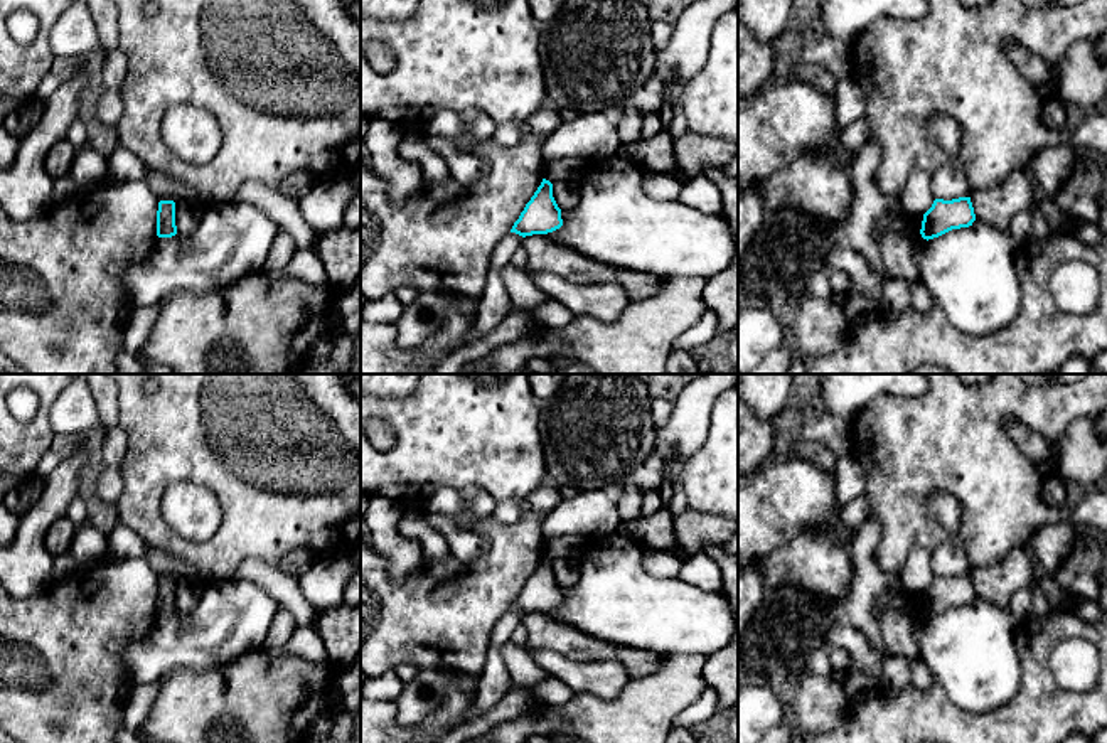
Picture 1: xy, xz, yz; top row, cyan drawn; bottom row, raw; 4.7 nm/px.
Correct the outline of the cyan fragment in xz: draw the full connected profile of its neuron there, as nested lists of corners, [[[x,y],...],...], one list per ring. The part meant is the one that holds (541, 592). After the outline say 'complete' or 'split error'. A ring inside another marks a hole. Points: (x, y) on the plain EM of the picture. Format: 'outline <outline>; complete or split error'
outline [[[543,556],[541,563],[526,581],[511,610],[522,615],[532,612],[548,612],[563,603],[561,586],[553,575],[553,561]]]; complete

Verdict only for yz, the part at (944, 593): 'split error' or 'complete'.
complete

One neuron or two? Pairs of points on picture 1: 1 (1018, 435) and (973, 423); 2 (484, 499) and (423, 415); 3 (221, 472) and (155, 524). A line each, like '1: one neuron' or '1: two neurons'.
1: two neurons
2: two neurons
3: one neuron

